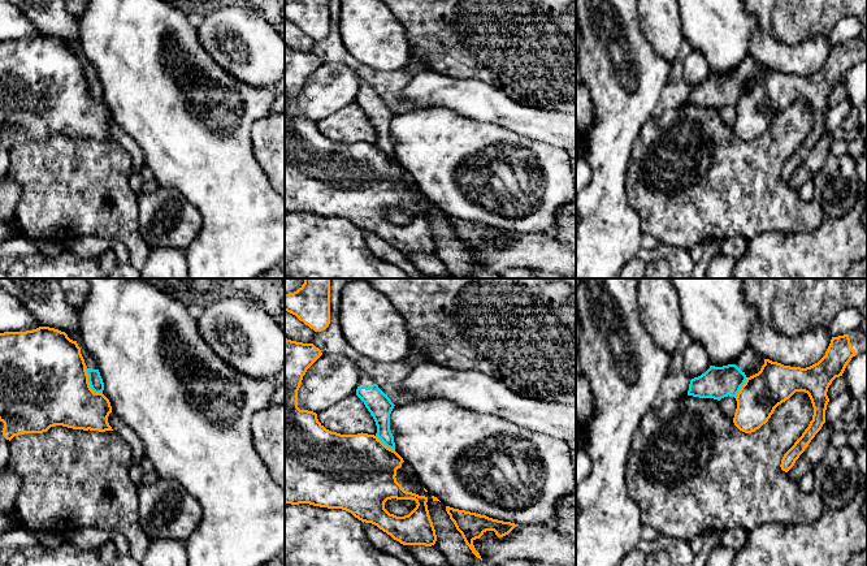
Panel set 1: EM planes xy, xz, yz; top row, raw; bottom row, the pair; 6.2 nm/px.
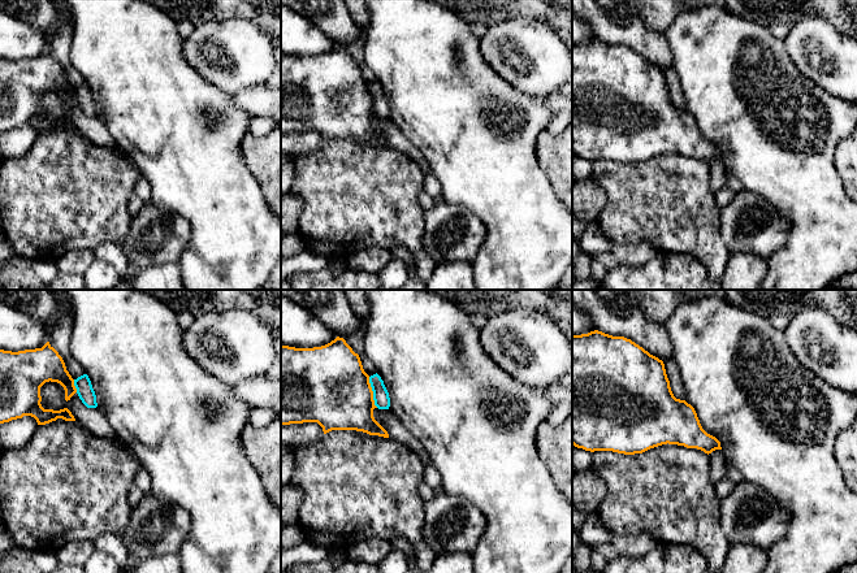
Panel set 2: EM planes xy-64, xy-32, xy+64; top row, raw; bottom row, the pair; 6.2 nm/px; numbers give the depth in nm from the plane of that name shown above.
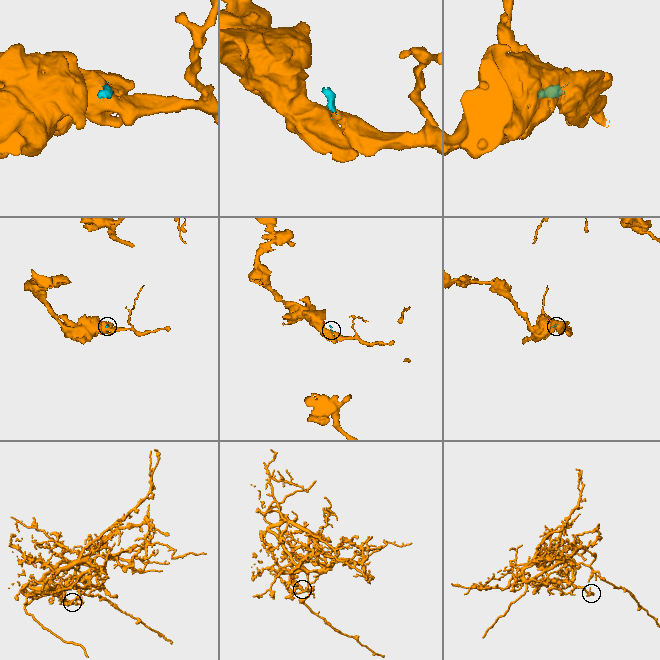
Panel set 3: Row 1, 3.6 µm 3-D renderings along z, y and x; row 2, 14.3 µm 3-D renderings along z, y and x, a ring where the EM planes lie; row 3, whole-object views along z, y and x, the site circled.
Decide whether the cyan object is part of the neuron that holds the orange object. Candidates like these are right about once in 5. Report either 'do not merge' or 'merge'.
do not merge

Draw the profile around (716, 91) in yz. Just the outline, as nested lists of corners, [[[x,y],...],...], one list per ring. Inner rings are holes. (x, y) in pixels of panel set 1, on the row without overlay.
[[[749,55],[734,73],[710,74],[705,82],[692,87],[688,104],[718,109],[728,104],[736,107],[746,87],[758,82],[763,73],[764,66]]]

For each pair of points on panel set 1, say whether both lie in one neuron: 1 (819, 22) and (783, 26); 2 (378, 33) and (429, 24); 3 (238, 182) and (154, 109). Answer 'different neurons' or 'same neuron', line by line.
1: same neuron
2: different neurons
3: same neuron

